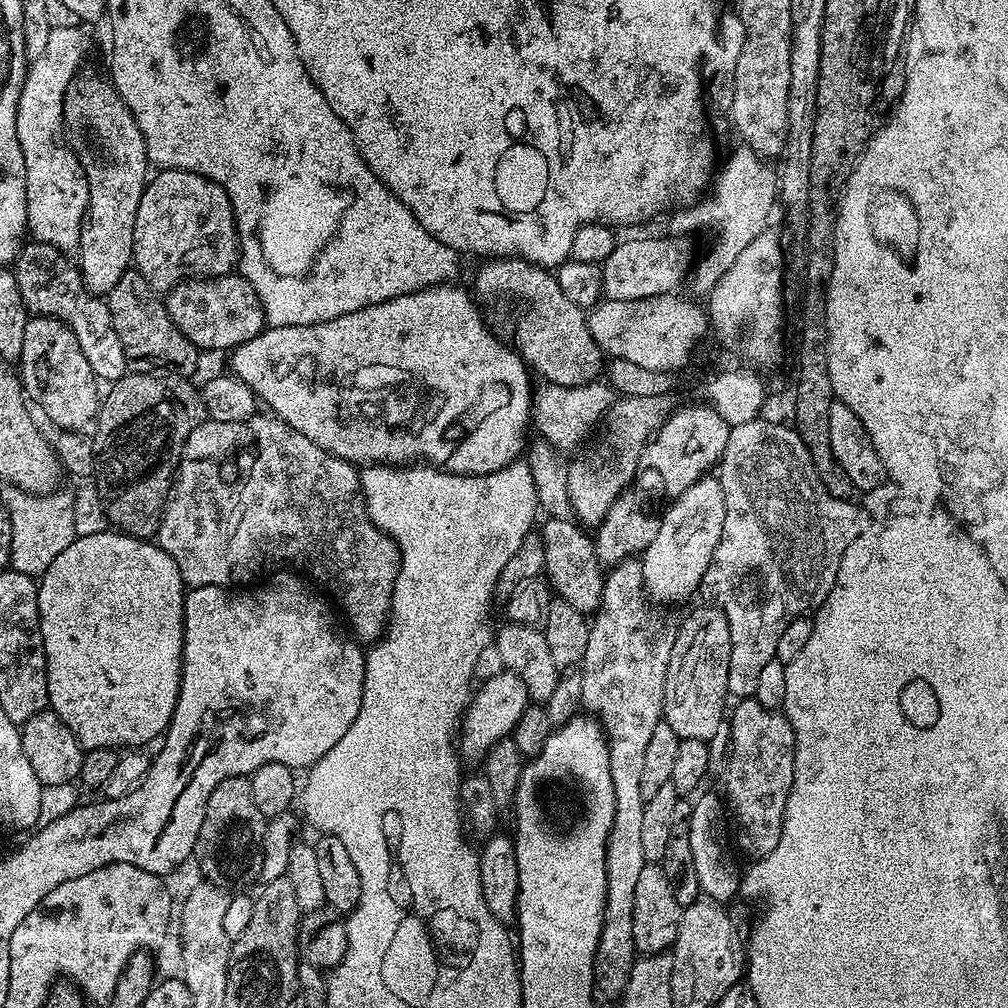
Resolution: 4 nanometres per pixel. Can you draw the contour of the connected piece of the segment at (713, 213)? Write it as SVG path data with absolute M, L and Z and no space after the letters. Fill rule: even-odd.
M743 151L736 152L729 158L724 173L720 177L715 177L710 191L703 199L681 210L673 211L667 217L667 231L676 238L687 237L687 232L704 232L707 228L716 232L716 241L709 246L708 253L701 260L699 257L695 261L690 272L690 285L692 284L693 290L700 298L707 297L718 278L722 278L722 274L726 274L730 266L734 266L738 254L742 254L742 250L746 250L746 246L750 246L750 242L754 242L758 234L766 231L769 227L768 219L772 216L772 207L775 204L777 207L778 204L777 185L768 184L768 176L760 165L763 163L751 151Z

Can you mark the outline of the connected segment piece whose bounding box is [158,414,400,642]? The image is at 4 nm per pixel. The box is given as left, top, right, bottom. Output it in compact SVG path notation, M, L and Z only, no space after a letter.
M257 414L242 422L218 422L205 419L203 424L199 424L191 432L181 451L172 491L164 506L164 516L160 519L158 543L166 554L170 554L170 558L174 558L185 585L193 588L211 584L228 586L233 582L252 582L255 581L252 580L255 576L263 577L272 569L295 570L297 573L311 578L317 585L325 584L340 599L341 609L339 608L339 611L342 616L342 611L344 611L345 618L352 623L357 641L375 642L383 637L384 629L388 627L388 614L392 611L392 591L400 569L400 549L396 547L396 542L390 539L381 528L376 528L372 519L369 518L368 511L364 508L364 494L360 490L360 472L357 465L314 446L314 442L310 438L306 438L304 432L291 428L290 425L284 424L271 414Z

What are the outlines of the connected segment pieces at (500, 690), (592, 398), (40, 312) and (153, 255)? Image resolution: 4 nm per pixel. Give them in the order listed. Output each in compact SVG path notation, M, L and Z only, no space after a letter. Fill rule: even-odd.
M506 670L502 674L494 674L494 678L483 681L475 689L467 708L464 709L462 723L458 729L459 755L465 761L483 761L498 741L511 737L518 718L522 718L529 703L526 682L522 682L522 678L518 678L513 672Z
M593 382L579 384L573 388L563 388L557 384L548 384L535 393L532 401L531 423L536 432L544 437L553 448L563 450L575 444L583 445L589 439L588 431L601 423L602 417L614 403L614 392L607 383Z
M28 242L21 247L14 261L14 271L22 302L32 316L57 316L72 329L78 338L78 346L82 346L82 354L86 354L86 362L90 362L92 376L97 381L120 380L128 375L130 369L126 362L126 350L122 348L122 338L118 338L118 330L114 330L107 303L101 297L93 296L87 288L77 286L66 289L64 297L56 304L56 264L63 260L66 260L65 253L49 244Z
M166 168L157 171L144 186L142 202L138 202L138 214L134 218L134 250L132 251L132 262L135 271L146 278L146 282L152 287L152 291L157 294L167 294L180 284L183 280L189 278L203 278L206 276L226 276L237 267L240 259L240 235L236 233L236 219L232 213L232 204L228 201L228 195L213 180L202 178L193 172L183 172L177 168Z

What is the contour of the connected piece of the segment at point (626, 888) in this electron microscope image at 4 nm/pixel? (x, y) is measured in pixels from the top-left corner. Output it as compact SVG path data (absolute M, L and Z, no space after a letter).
M629 558L615 565L604 577L604 593L599 608L590 620L586 654L579 669L582 680L580 703L600 721L600 727L608 737L610 778L614 778L614 822L606 842L606 906L602 934L598 938L598 950L594 958L594 974L596 988L615 998L623 997L626 982L630 982L630 970L638 959L634 946L634 890L638 887L638 878L646 863L642 854L642 810L645 802L642 798L642 765L650 733L654 731L654 726L662 722L666 670L672 653L672 640L664 637L664 620L655 610L644 591L640 560Z

